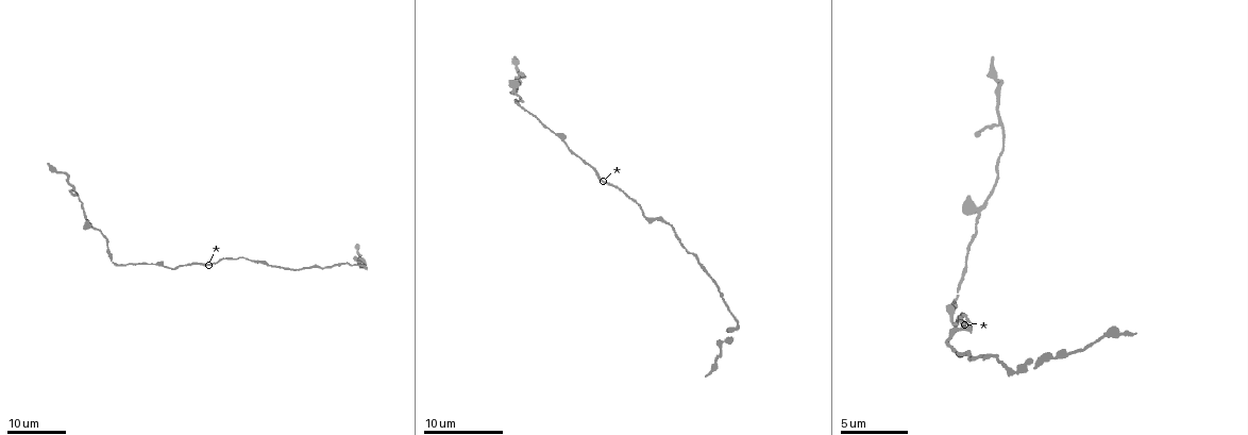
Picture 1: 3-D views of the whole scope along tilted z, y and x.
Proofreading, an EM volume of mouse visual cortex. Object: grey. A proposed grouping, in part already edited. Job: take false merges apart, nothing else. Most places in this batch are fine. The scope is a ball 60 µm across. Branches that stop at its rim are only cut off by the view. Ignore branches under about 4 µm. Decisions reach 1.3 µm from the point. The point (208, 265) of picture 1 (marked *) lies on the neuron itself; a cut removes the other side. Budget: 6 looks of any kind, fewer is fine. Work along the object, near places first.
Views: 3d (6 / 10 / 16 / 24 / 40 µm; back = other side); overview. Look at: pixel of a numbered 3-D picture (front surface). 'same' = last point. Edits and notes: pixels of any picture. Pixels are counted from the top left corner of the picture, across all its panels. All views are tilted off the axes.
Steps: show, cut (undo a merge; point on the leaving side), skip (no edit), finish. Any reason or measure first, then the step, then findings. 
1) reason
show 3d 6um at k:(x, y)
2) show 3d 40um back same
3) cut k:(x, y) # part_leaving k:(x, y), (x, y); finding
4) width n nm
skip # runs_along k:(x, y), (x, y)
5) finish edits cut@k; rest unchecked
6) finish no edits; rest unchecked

sudden change in width
show 3d 24um at 1:(987, 197)

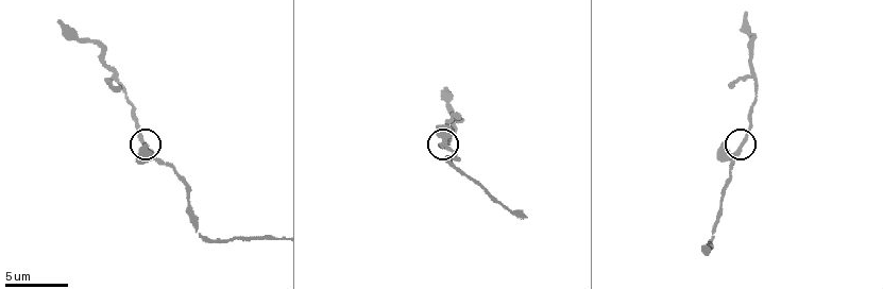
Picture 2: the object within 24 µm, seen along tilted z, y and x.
closer look
show 3d 6um at 2:(742, 145)

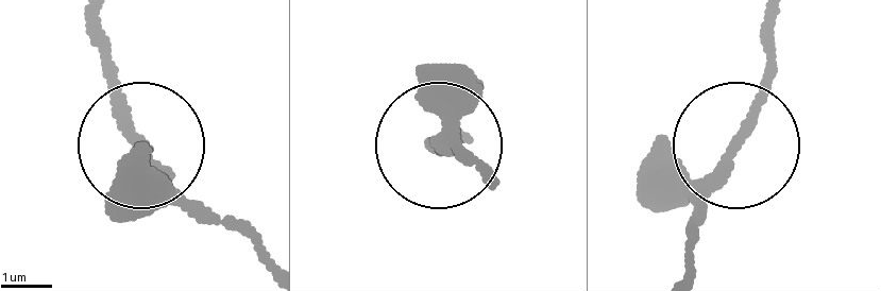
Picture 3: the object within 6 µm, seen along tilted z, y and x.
show 3d 6um back at 3:(736, 142)

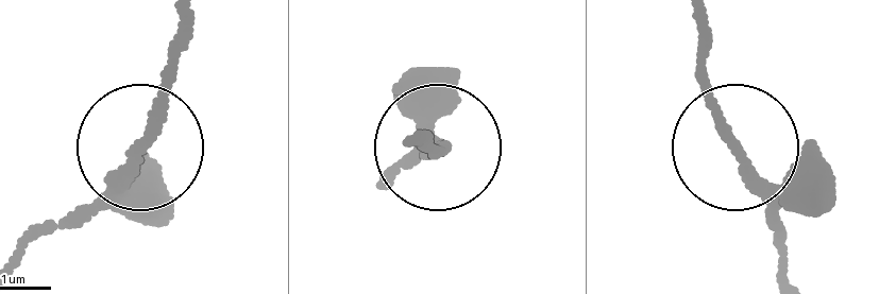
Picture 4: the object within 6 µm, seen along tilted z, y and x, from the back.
skip # runs_along 4:(782, 270), (762, 185), (715, 104), (699, 42); one neuron here

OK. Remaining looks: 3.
side arm on a straight run
show 3d 6um at 2:(754, 84)

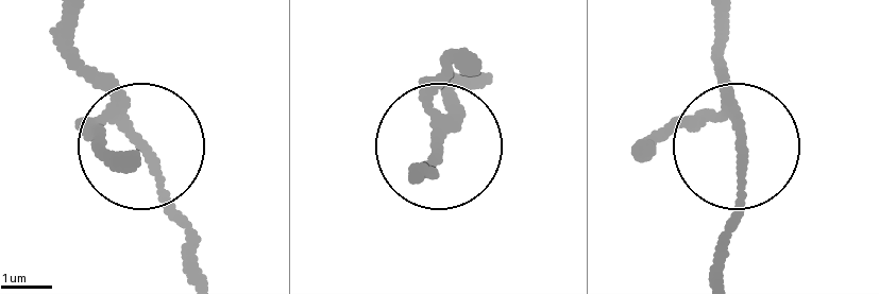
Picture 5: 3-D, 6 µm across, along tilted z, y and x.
arms 3
skip # runs_along 5:(716, 277), (744, 172), (709, 55); all the same neuron

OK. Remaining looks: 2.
show 3d 16um at 2:(514, 210)

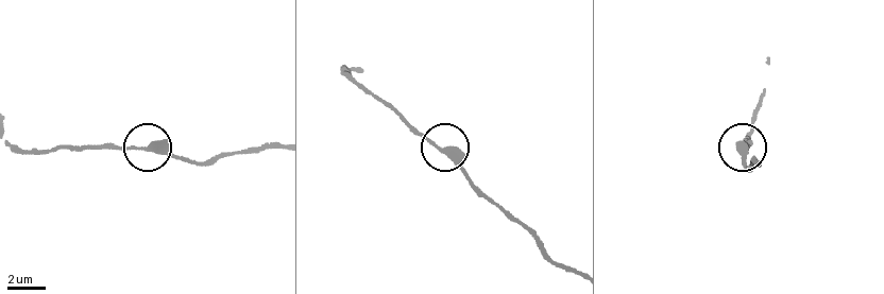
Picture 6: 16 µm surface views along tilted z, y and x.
closer look
show 3d 6um at 6:(444, 152)

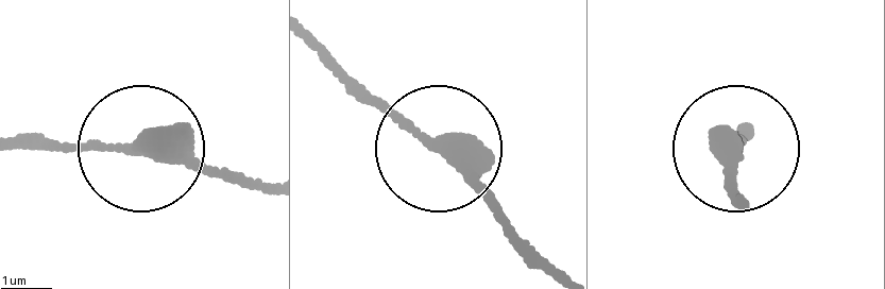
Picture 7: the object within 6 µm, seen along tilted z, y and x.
skip # runs_along 7:(556, 269), (355, 81); continuous, no second neuron

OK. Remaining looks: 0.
finish no edits; rest unchecked

